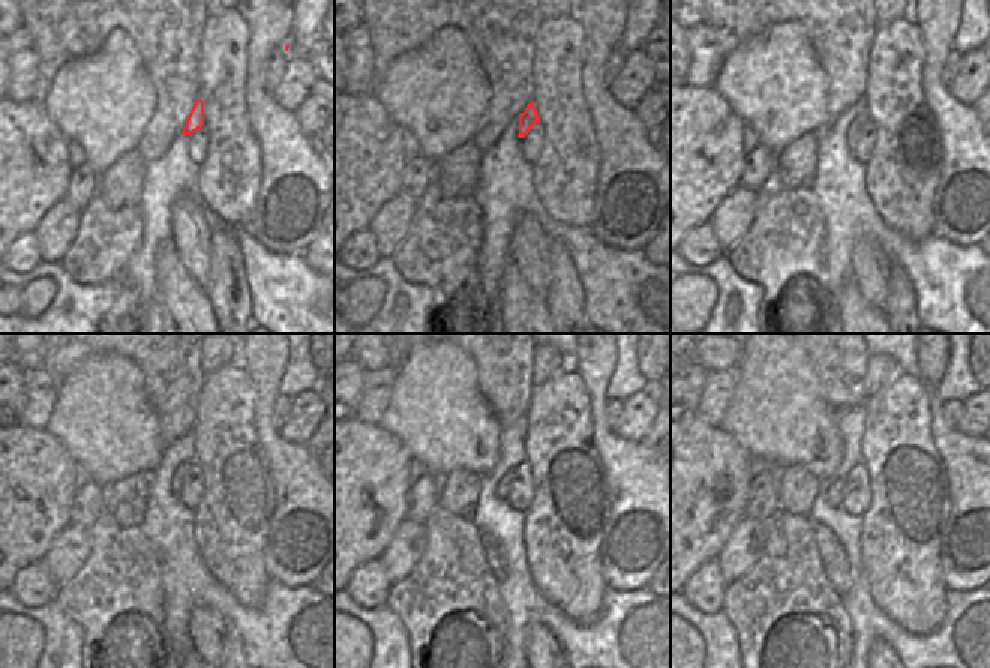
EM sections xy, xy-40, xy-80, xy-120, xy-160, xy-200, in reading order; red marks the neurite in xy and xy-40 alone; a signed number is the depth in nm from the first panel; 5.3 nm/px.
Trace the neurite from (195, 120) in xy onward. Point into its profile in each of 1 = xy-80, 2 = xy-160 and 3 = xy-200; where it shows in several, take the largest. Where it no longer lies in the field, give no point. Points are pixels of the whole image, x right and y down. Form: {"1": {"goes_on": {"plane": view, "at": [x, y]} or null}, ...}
{"1": {"goes_on": {"plane": "xy-80", "at": [852, 134]}}, "2": {"goes_on": {"plane": "xy-160", "at": [503, 487]}}, "3": {"goes_on": {"plane": "xy-200", "at": [834, 494]}}}

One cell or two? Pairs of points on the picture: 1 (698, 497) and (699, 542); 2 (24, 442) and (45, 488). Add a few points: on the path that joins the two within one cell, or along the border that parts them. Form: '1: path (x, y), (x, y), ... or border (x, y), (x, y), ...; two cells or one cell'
1: path (698, 508), (698, 532); one cell
2: path (24, 454), (24, 467), (33, 476); one cell

